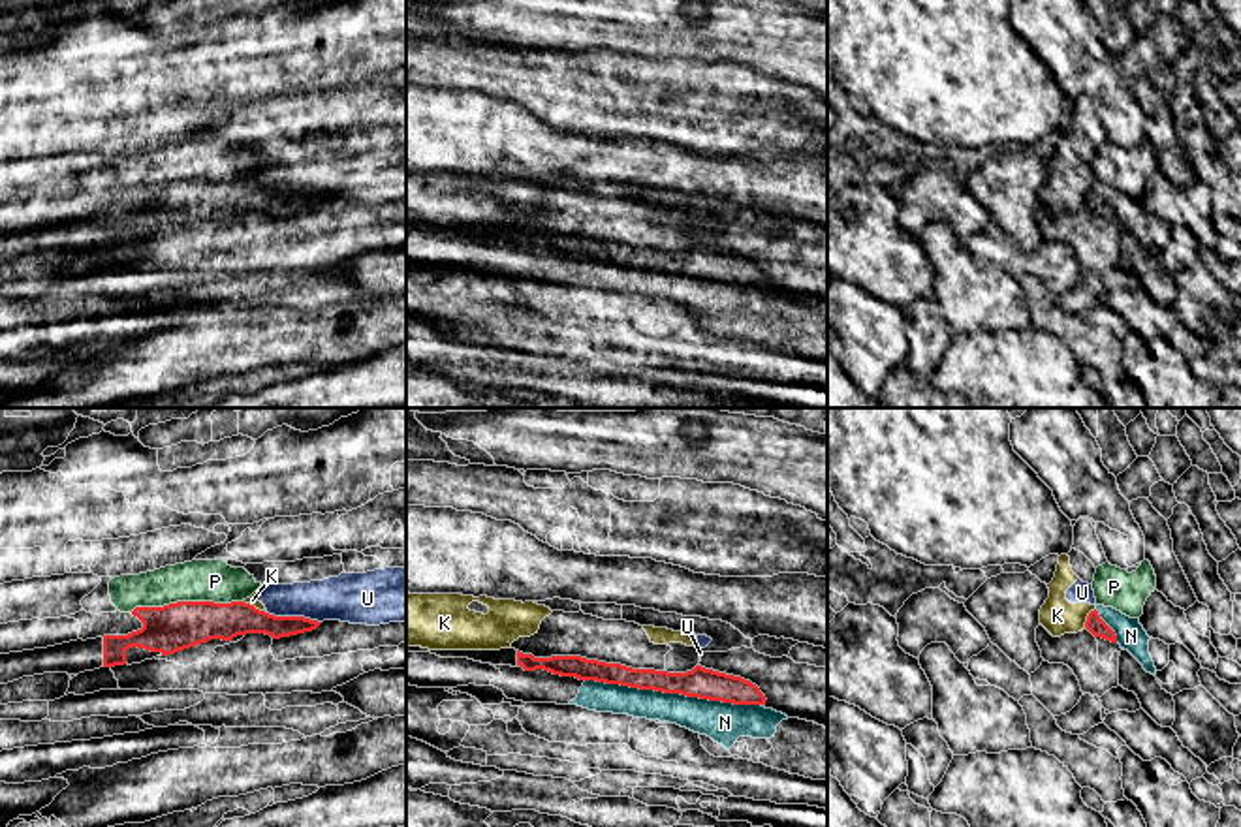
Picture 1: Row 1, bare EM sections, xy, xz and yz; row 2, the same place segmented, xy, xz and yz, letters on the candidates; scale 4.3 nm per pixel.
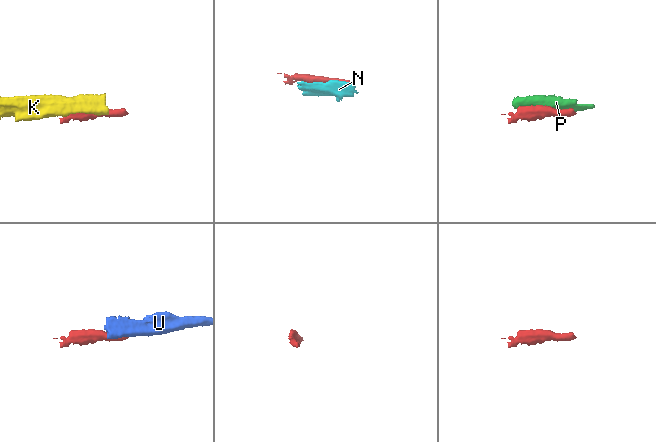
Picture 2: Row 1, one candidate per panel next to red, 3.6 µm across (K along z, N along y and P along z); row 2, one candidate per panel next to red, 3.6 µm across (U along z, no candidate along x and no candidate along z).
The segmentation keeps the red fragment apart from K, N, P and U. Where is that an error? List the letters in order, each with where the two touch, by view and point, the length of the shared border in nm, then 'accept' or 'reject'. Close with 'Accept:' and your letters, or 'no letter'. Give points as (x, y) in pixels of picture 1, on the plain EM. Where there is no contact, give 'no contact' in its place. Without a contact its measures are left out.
K: yz (1087, 196) | 100 nm | reject
N: xz (674, 271) | 750 nm | accept
P: xy (185, 181) | 480 nm | reject
U: xy (294, 196) | 240 nm | reject
Accept: N

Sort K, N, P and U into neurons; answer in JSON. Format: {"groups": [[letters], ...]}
{"groups": [["K", "U"], ["N"], ["P"]]}

